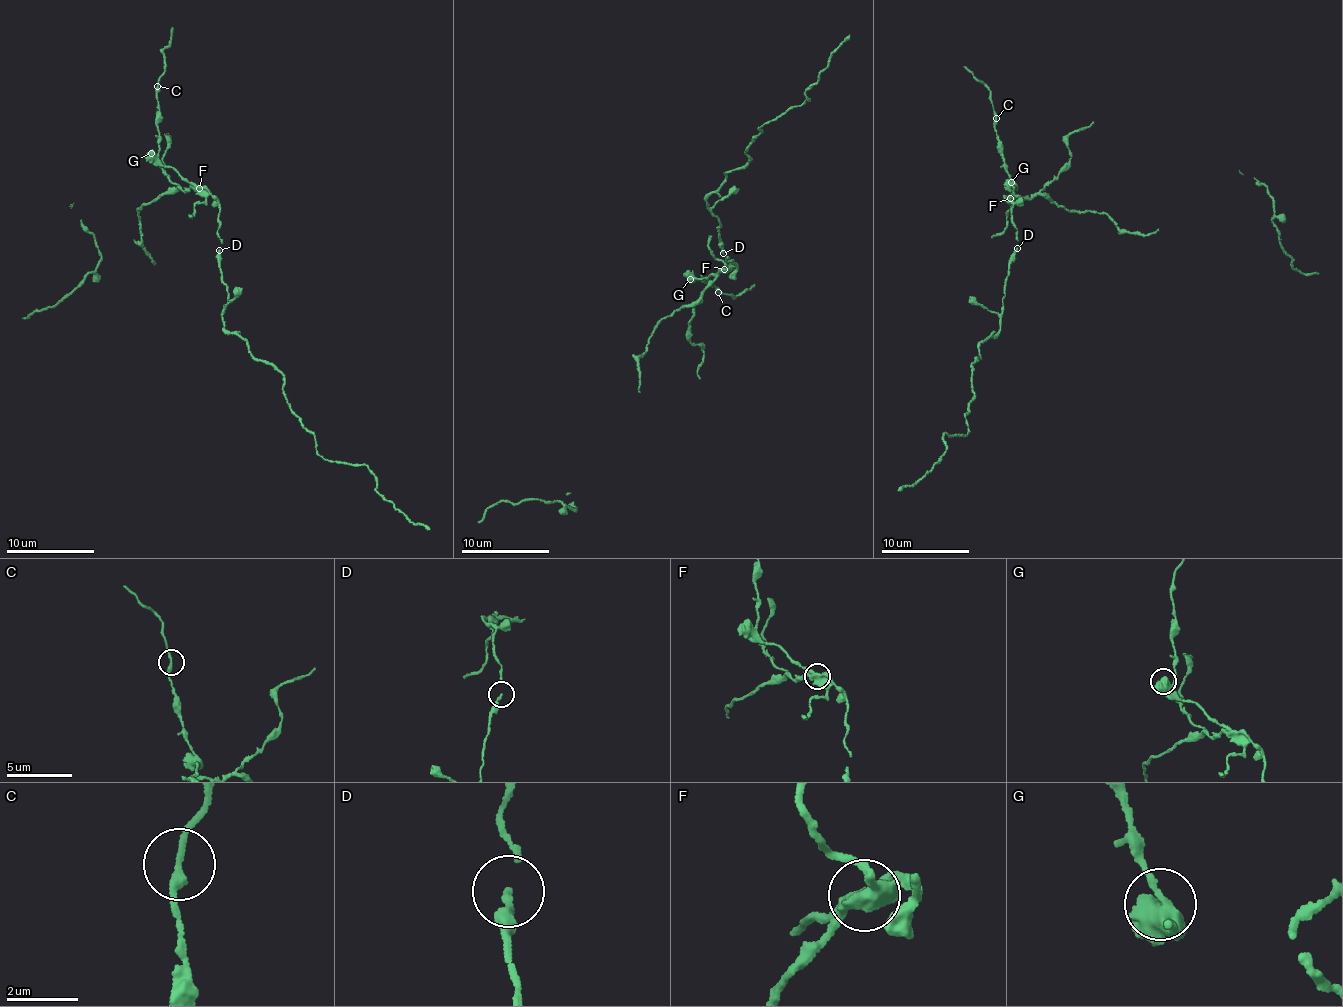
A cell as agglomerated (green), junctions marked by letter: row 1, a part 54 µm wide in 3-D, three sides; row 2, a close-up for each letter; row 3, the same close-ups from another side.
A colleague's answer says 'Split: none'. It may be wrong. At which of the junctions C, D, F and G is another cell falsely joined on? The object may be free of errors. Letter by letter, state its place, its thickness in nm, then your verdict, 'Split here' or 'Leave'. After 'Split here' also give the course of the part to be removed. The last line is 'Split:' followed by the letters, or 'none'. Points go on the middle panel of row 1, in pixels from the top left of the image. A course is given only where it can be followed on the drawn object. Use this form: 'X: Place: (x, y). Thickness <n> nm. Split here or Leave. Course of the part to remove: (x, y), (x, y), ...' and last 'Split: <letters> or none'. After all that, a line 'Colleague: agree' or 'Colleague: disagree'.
C: Place: (718, 292). Thickness 220 nm. Leave
D: Place: (723, 253). Thickness 150 nm. Leave
F: Place: (724, 269). Thickness 500 nm. Split here. Course of the part to remove: (723, 268), (699, 297), (663, 318), (648, 339), (648, 350), (638, 359), (639, 391)
G: Place: (690, 279). Thickness 500 nm. Leave
Split: F
Colleague: disagree

